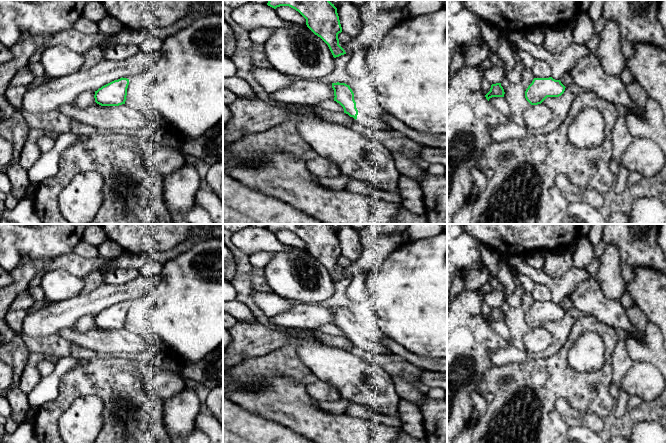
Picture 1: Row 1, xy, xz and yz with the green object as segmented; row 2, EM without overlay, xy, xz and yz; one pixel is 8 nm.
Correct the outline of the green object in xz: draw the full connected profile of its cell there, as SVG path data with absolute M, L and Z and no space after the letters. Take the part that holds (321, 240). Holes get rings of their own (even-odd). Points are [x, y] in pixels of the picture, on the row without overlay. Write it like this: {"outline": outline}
{"outline": "M269 224L267 229L274 233L280 230L289 230L295 233L306 243L307 251L328 269L334 282L346 278L339 269L338 258L342 256L342 251L337 232L329 224Z"}

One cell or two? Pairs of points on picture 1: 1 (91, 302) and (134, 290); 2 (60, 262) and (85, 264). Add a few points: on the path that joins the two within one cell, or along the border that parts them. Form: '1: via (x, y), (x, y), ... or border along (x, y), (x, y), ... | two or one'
1: via (102, 297), (123, 292) | one
2: via (66, 262), (79, 264) | one

